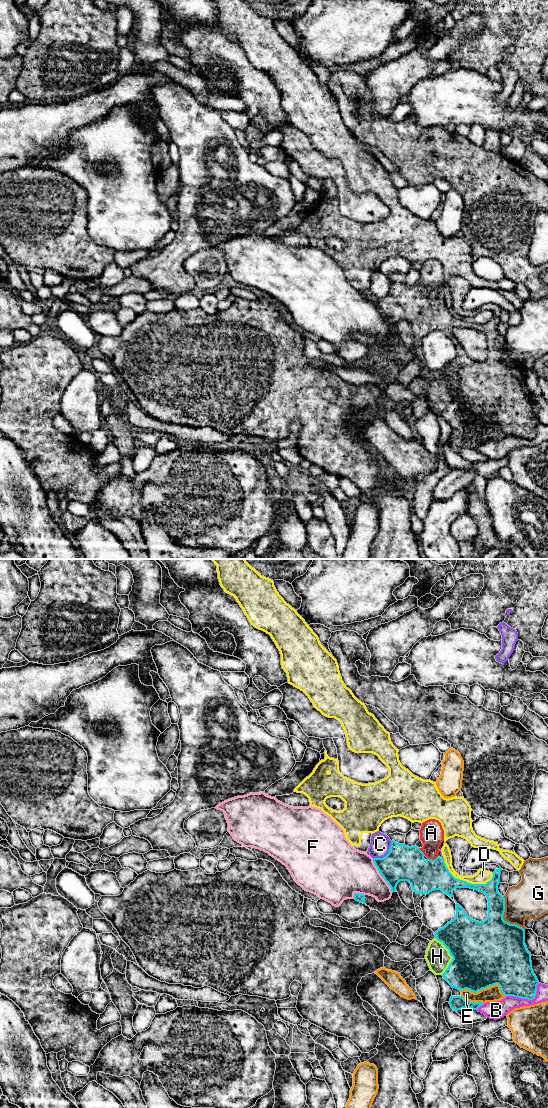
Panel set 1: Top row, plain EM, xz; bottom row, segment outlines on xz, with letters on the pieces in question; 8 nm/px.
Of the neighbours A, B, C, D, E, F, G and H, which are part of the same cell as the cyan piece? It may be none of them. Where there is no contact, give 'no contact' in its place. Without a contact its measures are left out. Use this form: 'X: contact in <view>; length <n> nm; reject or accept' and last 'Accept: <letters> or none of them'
A: contact in xz; length 80 nm; reject
B: contact in xz; length 300 nm; reject
C: contact in xz; length 220 nm; reject
D: contact in xz; length 420 nm; reject
E: contact in xz; length 360 nm; reject
F: contact in xz; length 320 nm; reject
G: contact in xz; length 320 nm; reject
H: contact in xz; length 300 nm; accept
Accept: H

